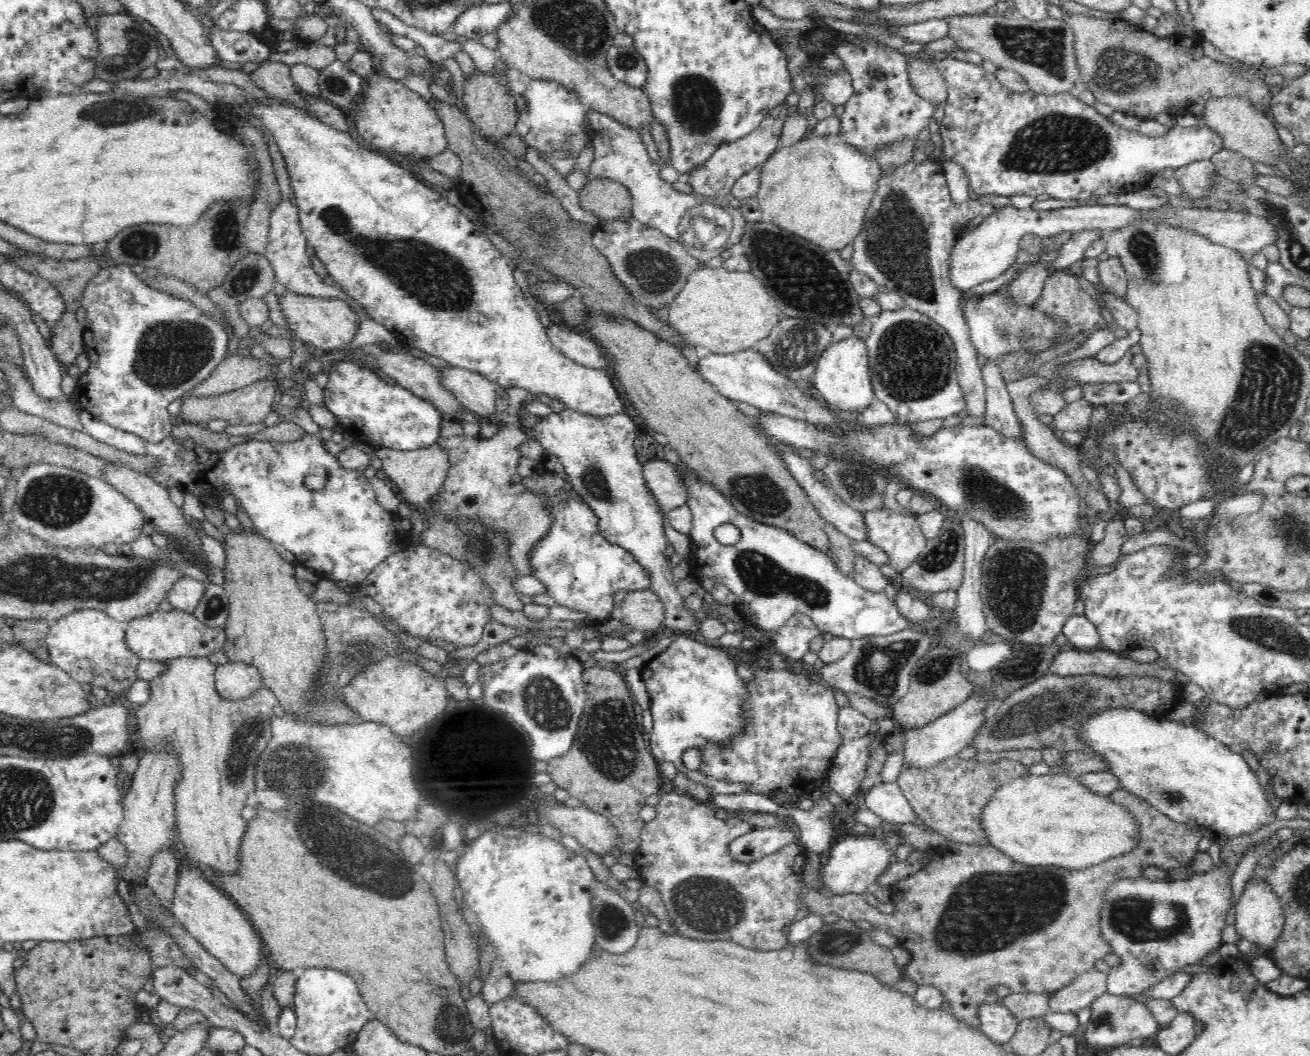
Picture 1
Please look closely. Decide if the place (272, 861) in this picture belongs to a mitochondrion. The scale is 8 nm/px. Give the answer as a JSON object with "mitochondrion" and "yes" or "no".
{"mitochondrion":"no"}

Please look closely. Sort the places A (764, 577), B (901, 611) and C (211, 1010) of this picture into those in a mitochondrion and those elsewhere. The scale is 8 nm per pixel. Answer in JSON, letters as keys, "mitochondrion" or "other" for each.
{"A":"mitochondrion","B":"other","C":"other"}

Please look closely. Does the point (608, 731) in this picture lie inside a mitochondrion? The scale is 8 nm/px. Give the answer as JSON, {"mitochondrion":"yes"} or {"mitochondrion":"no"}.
{"mitochondrion":"yes"}

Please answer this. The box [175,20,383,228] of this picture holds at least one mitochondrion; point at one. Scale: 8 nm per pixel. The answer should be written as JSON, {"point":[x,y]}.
{"point":[336,85]}

